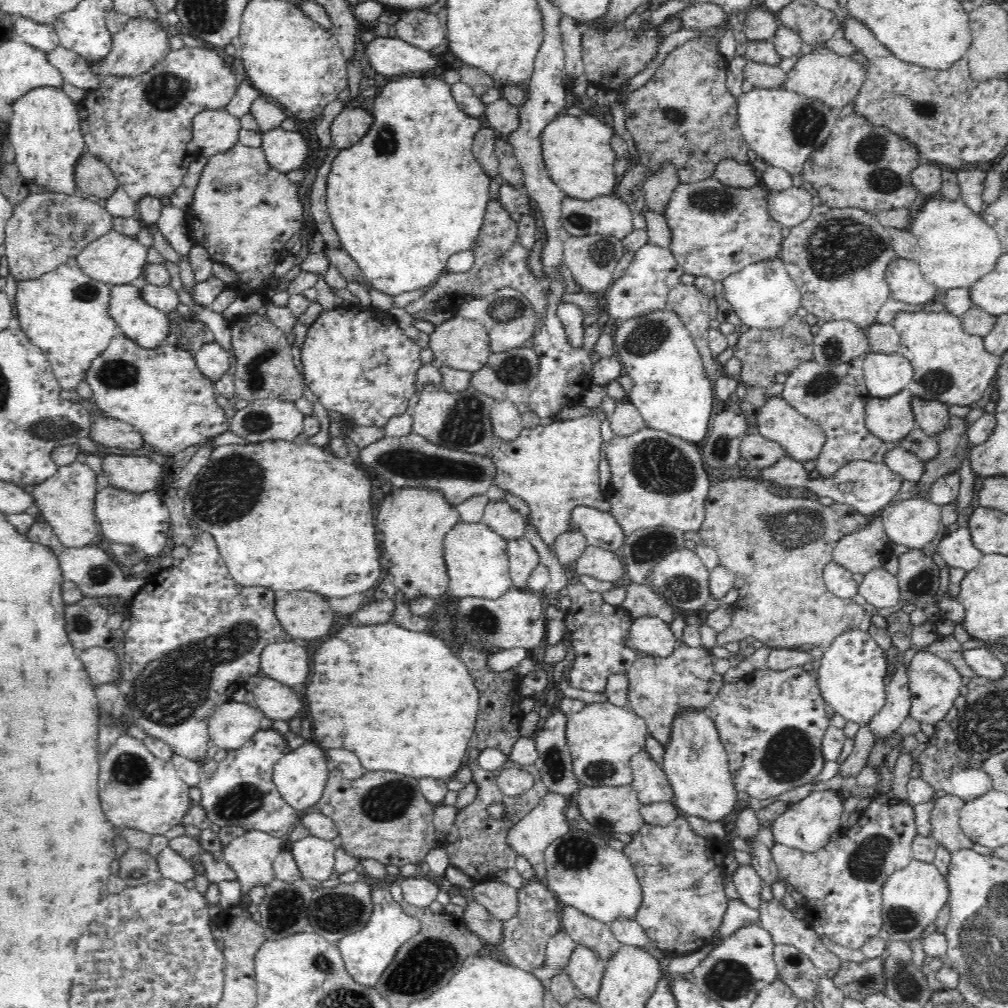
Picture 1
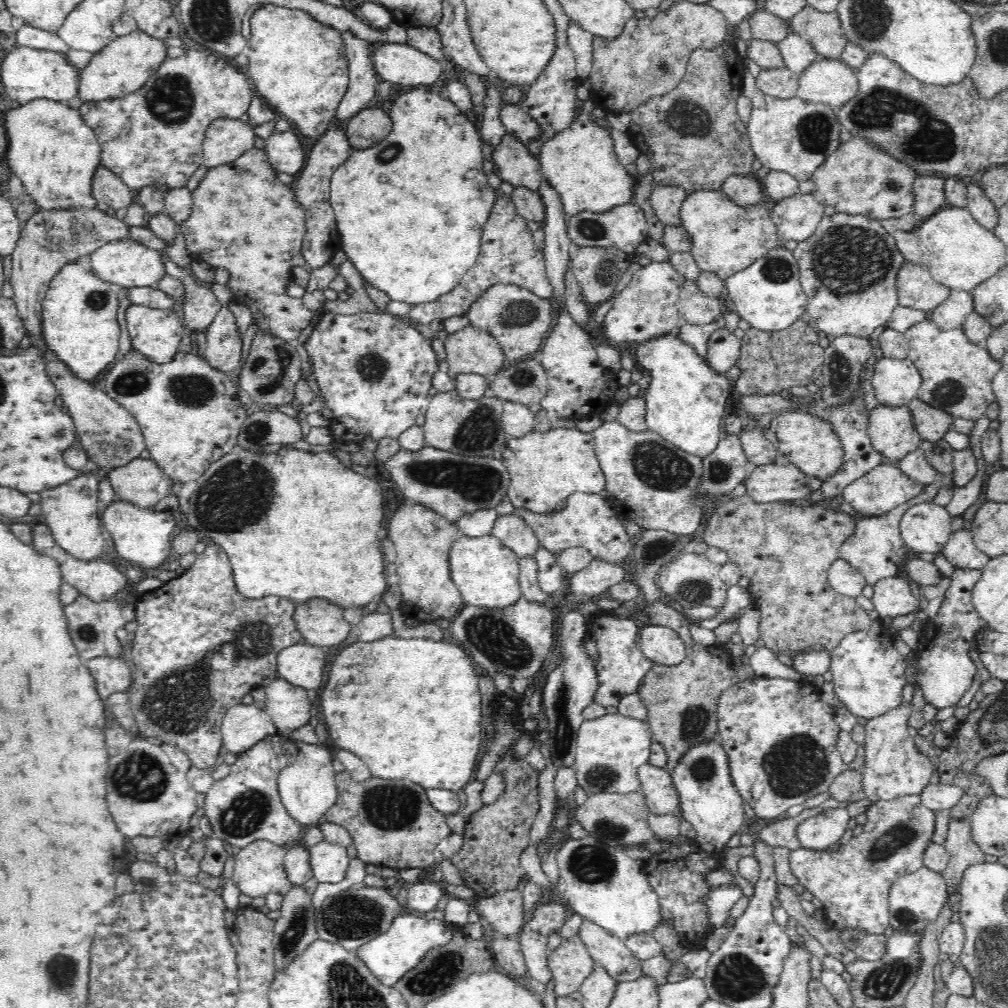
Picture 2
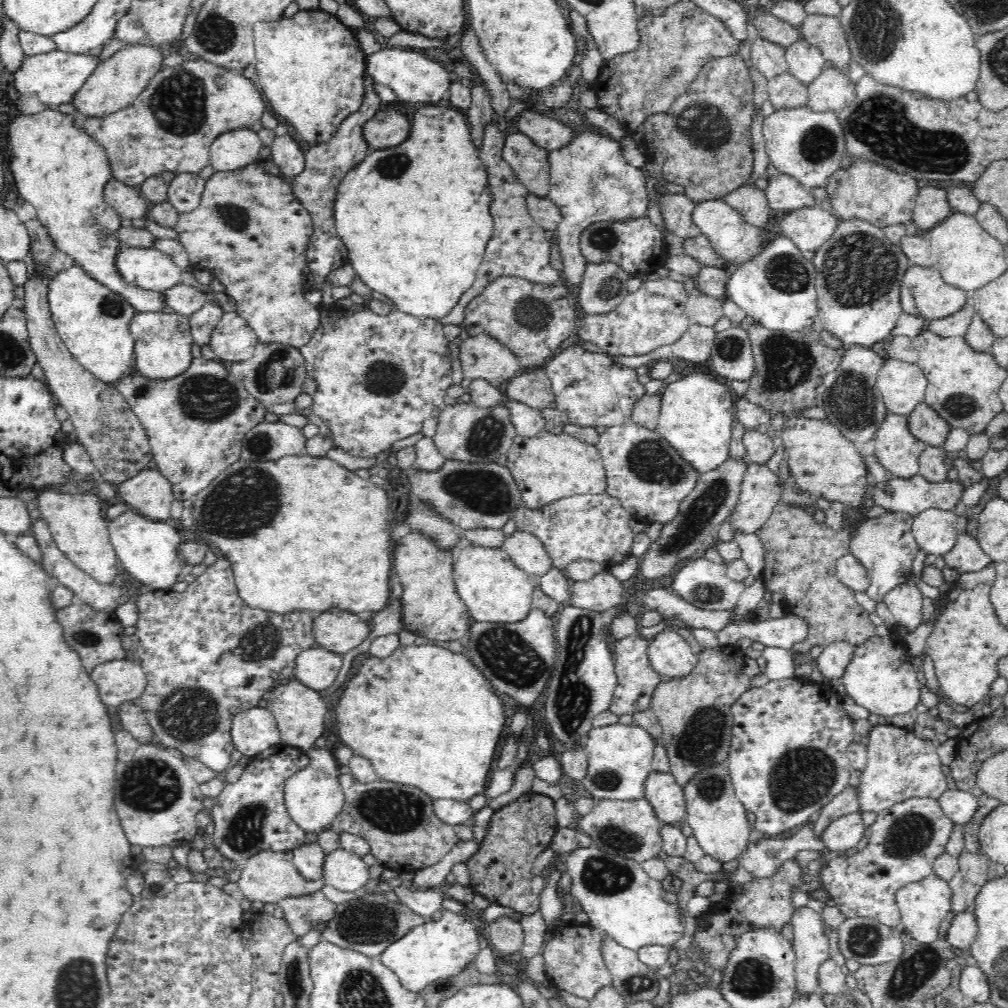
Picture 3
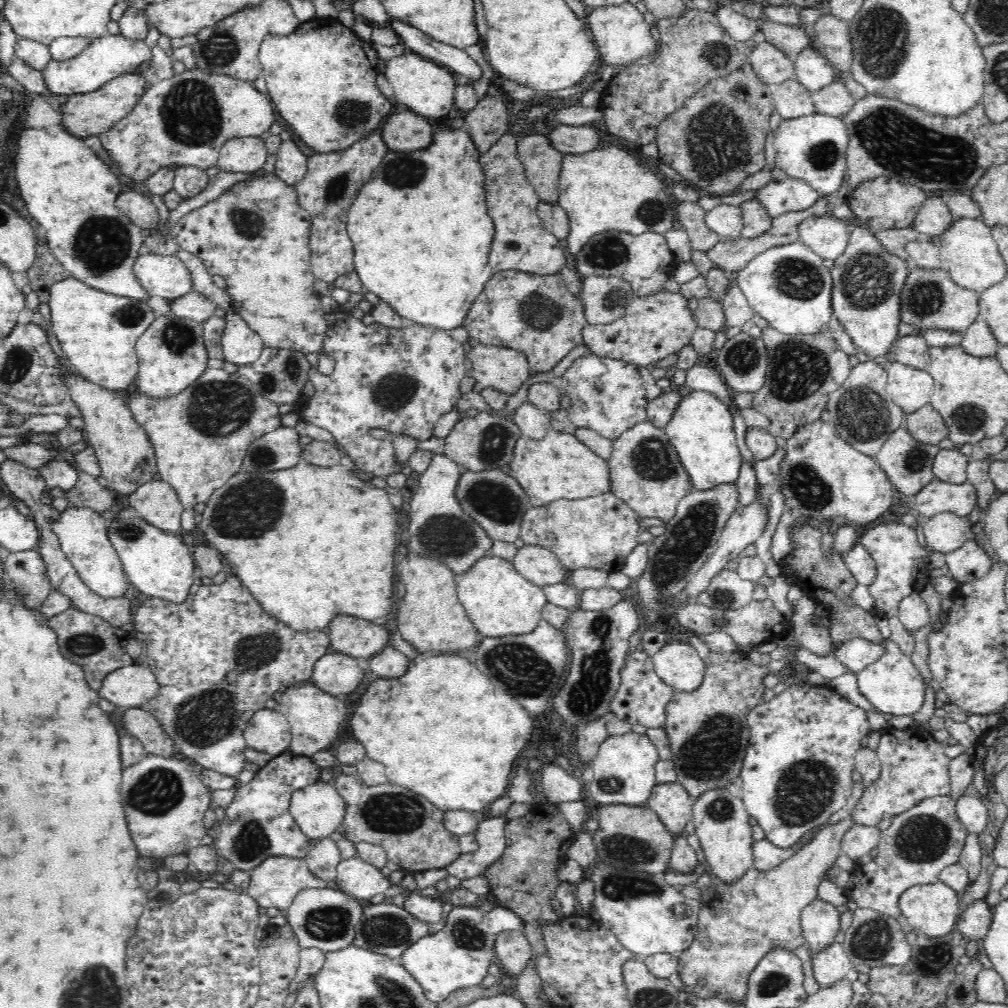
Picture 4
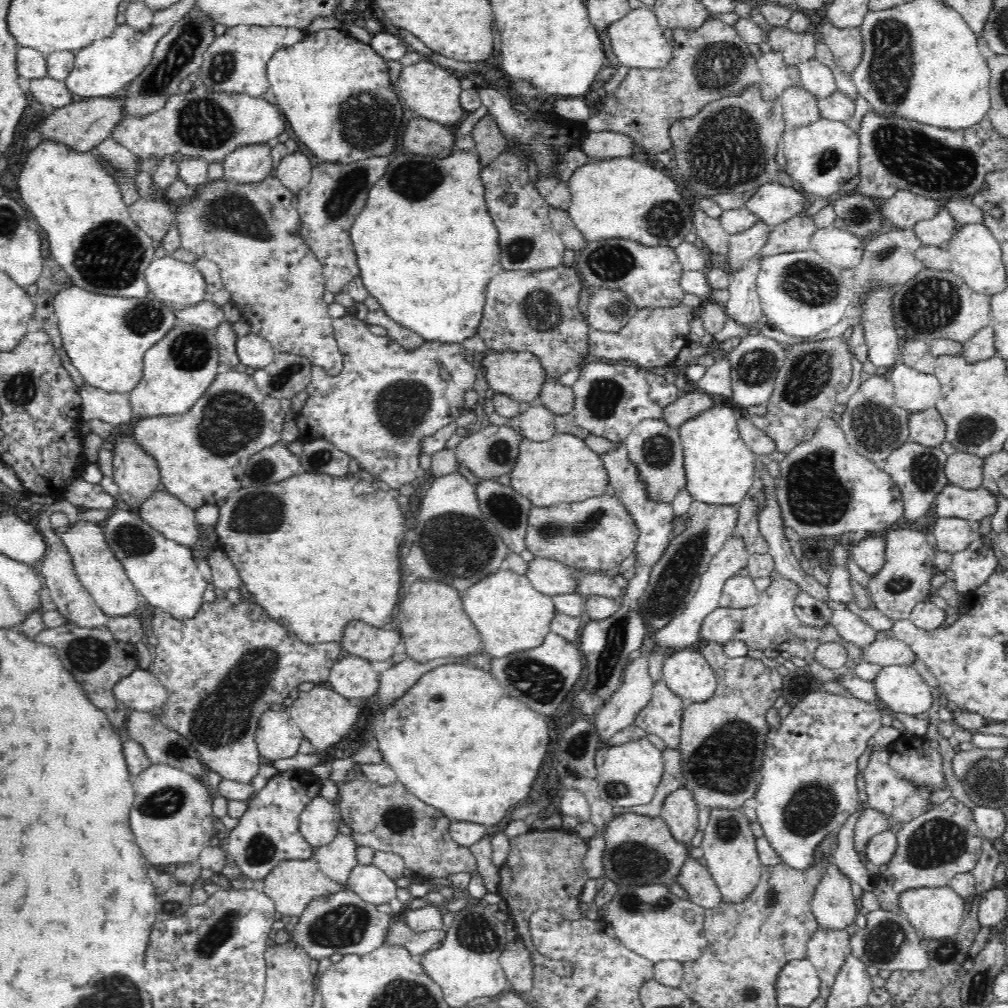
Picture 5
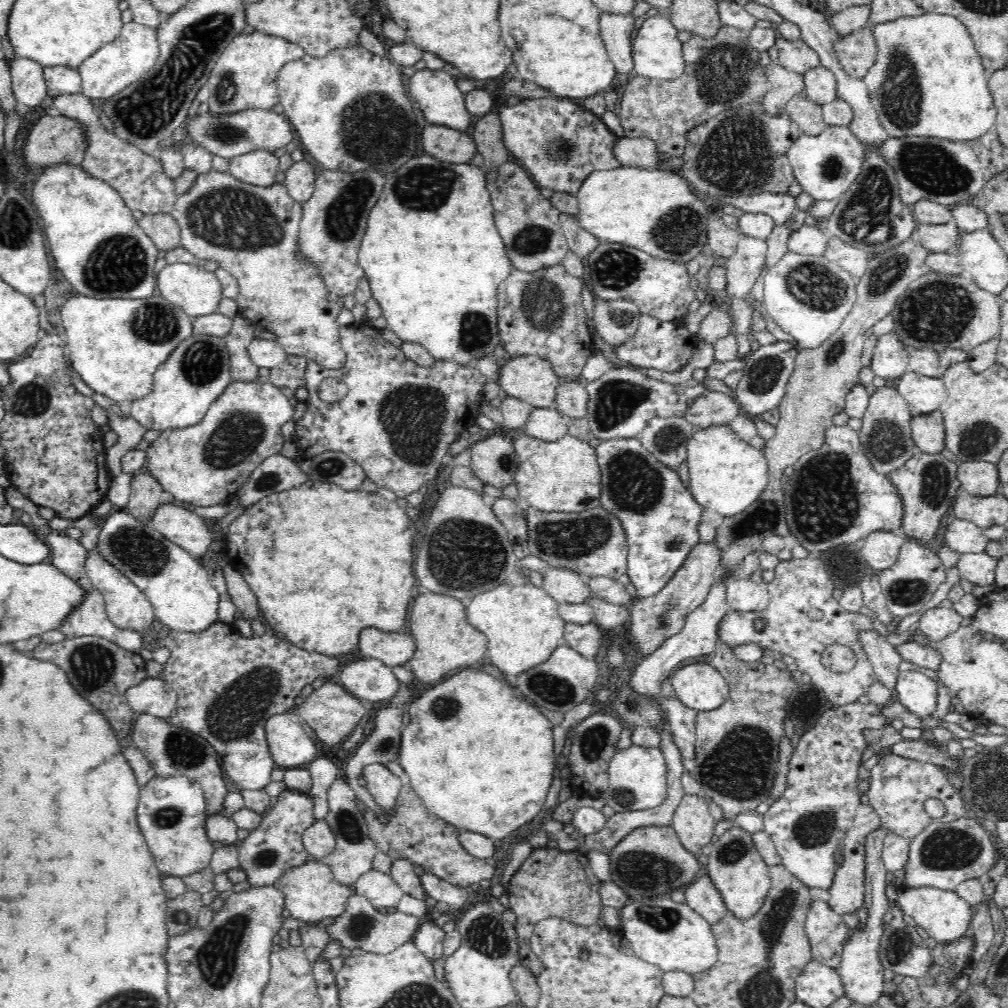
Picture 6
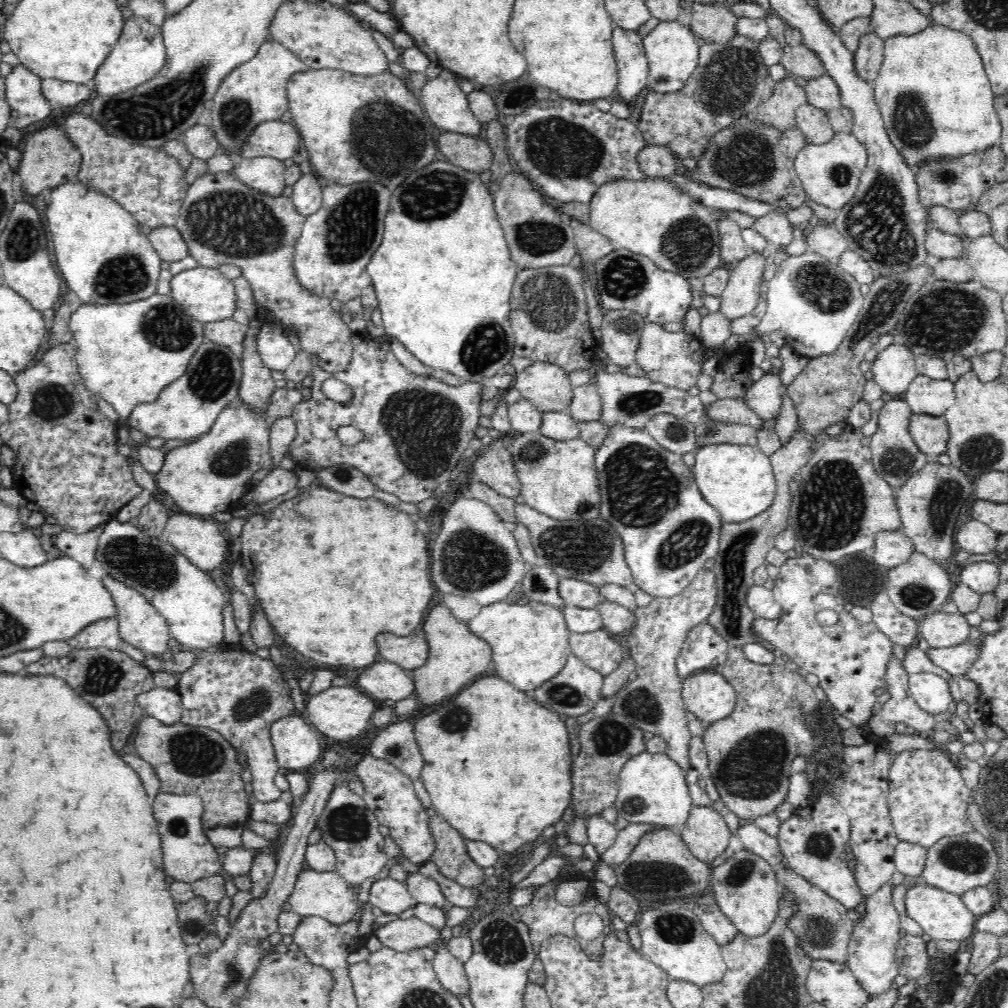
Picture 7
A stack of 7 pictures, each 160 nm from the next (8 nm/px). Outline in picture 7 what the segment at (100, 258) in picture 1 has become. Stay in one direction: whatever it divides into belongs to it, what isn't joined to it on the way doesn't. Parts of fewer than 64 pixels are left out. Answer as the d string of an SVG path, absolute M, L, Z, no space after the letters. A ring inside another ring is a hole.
M198 265L172 275L169 295L188 313L188 316L200 323L207 323L232 318L237 308L233 290L232 281L224 277L218 269Z

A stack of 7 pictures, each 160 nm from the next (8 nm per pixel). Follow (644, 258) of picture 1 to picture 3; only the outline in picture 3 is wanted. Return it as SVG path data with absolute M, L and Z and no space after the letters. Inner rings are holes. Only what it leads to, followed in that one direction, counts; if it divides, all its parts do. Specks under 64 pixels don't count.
M672 278L643 280L638 290L628 293L611 311L588 316L581 314L577 320L577 339L592 342L610 353L618 355L645 355L658 347L669 345L686 332L690 324L686 316L687 301L684 283Z

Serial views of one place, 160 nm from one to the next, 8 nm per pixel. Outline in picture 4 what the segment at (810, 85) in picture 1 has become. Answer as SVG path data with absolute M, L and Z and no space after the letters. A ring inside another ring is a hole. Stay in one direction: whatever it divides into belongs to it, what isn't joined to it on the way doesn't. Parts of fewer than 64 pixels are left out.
M838 75L834 79L834 82L830 82L828 86L824 86L824 88L813 92L811 96L816 112L828 116L842 118L852 110L855 103L850 90L846 88L844 82L841 82Z

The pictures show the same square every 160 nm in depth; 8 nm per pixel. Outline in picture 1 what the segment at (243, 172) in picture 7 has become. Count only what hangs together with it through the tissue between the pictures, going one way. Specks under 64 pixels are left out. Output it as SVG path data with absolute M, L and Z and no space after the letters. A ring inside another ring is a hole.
M226 109L202 110L192 118L191 142L197 153L208 158L220 151L228 150L234 143L237 143L240 128L240 120L228 114Z

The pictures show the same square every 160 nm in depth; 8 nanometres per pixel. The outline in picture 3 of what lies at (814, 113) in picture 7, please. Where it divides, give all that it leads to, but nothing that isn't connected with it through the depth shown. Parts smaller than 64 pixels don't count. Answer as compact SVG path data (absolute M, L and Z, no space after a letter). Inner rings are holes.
M788 72L767 78L768 101L778 110L782 107L802 107L808 104L807 86Z

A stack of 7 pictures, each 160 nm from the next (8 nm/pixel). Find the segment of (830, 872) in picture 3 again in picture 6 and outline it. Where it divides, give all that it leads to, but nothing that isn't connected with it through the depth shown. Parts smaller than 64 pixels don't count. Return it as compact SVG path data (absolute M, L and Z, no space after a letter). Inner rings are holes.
M960 816L952 822L933 819L909 839L908 858L903 866L903 888L931 886L955 891L963 879L978 878L992 866L997 851L992 839L983 825L972 818Z

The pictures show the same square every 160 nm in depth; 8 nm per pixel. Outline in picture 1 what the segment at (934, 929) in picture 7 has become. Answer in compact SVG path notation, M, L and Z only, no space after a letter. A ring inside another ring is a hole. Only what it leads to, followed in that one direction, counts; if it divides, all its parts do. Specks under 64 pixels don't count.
M912 858L906 866L892 871L882 885L881 915L883 929L891 940L909 941L920 936L936 915L947 904L949 899L949 884L938 871L934 863L922 862Z

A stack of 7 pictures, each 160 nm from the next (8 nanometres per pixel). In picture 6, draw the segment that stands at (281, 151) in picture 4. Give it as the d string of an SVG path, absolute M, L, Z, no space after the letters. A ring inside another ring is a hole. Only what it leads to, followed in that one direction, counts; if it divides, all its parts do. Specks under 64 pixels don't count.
M308 161L293 162L280 176L292 199L303 203L314 192L315 170Z

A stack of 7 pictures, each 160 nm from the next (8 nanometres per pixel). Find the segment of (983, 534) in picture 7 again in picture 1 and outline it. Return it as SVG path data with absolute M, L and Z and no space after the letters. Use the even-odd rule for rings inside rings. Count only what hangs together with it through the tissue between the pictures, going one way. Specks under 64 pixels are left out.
M928 499L895 500L878 517L891 543L922 549L944 528L940 523L941 507Z

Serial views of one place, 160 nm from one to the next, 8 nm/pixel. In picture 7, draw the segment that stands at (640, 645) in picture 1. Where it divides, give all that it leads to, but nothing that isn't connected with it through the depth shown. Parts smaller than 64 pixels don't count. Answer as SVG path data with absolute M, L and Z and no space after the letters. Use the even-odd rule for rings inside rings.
M715 669L700 670L683 679L681 697L690 716L710 724L732 712L737 691Z

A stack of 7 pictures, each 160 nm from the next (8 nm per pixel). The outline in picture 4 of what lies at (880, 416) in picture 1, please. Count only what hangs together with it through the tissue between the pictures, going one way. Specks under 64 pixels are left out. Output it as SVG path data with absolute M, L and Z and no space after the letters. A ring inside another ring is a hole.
M900 424L896 430L887 434L884 442L874 454L874 459L886 473L895 490L910 497L916 494L916 491L920 490L927 482L934 479L931 466L932 459L937 455L938 449L938 445L929 445L916 440L907 431L904 424L902 426Z

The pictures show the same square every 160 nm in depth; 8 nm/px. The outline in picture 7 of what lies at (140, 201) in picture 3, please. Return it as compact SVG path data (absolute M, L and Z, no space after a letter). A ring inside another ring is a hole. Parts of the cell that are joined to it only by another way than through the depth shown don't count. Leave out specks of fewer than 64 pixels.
M175 225L152 227L147 237L162 261L172 262L189 254L186 241Z

